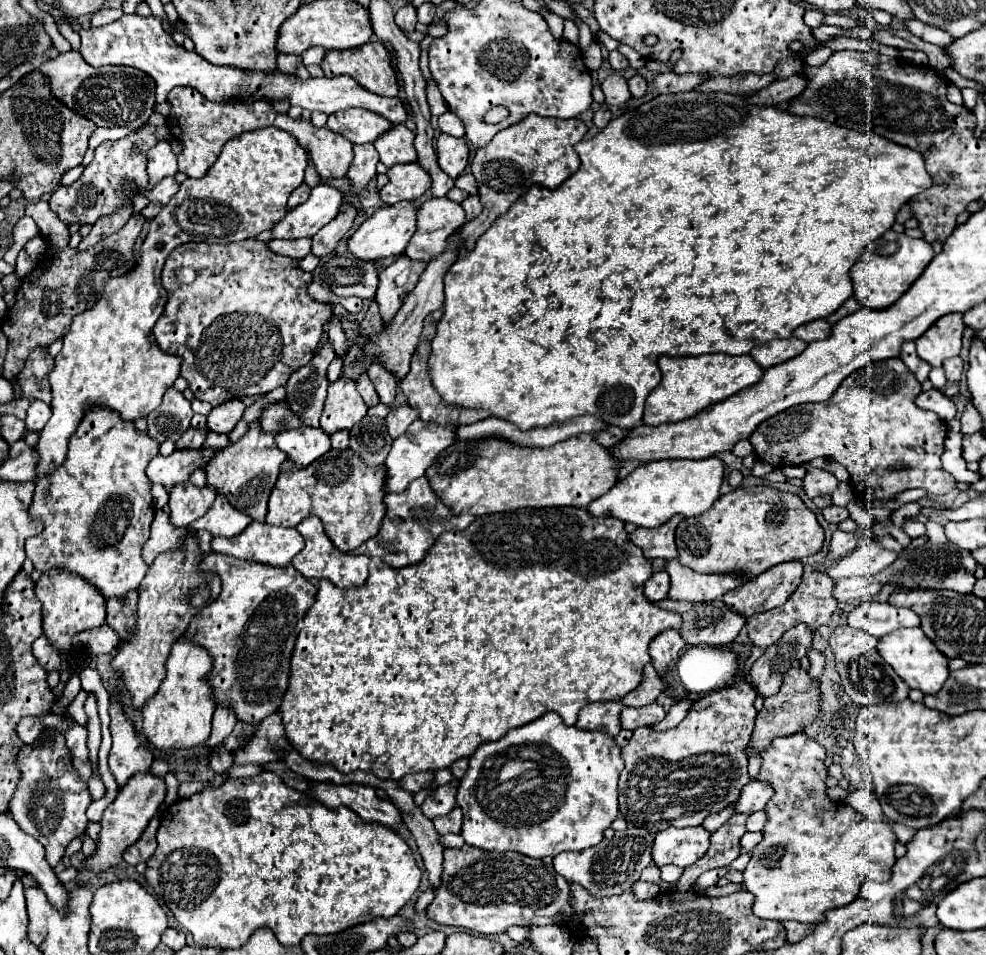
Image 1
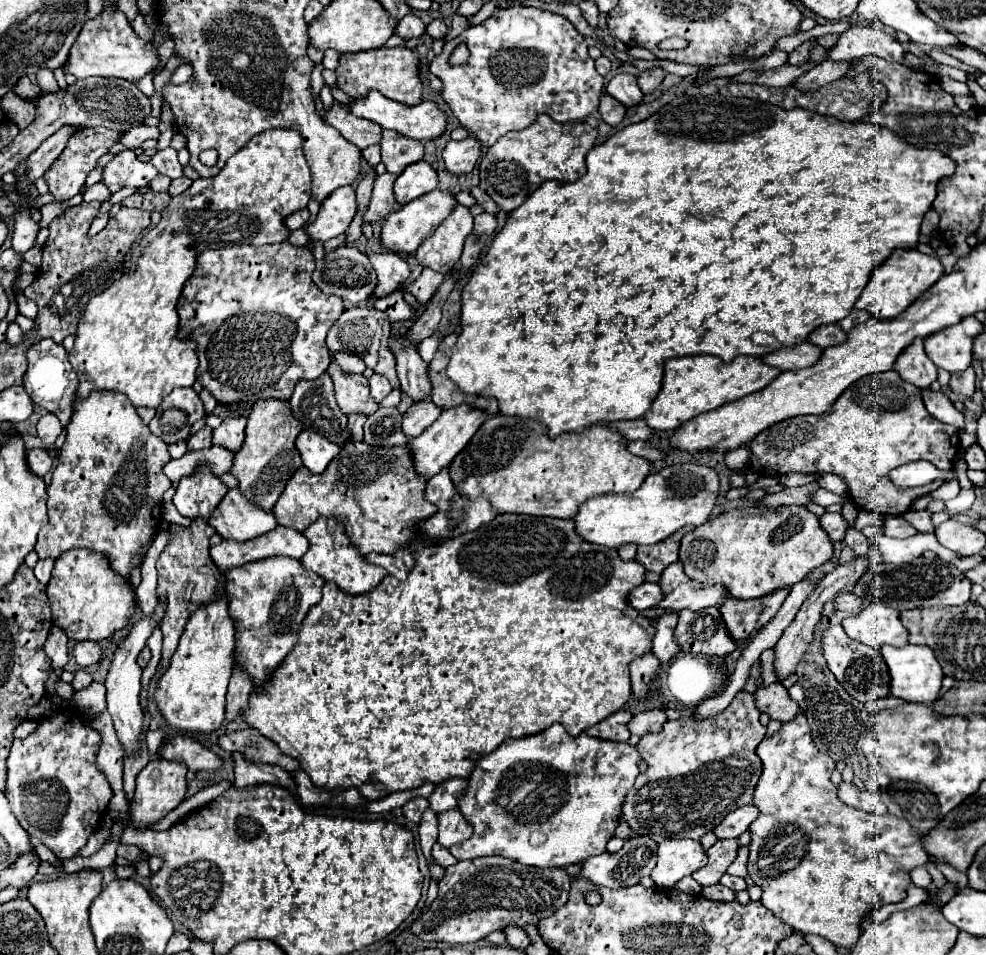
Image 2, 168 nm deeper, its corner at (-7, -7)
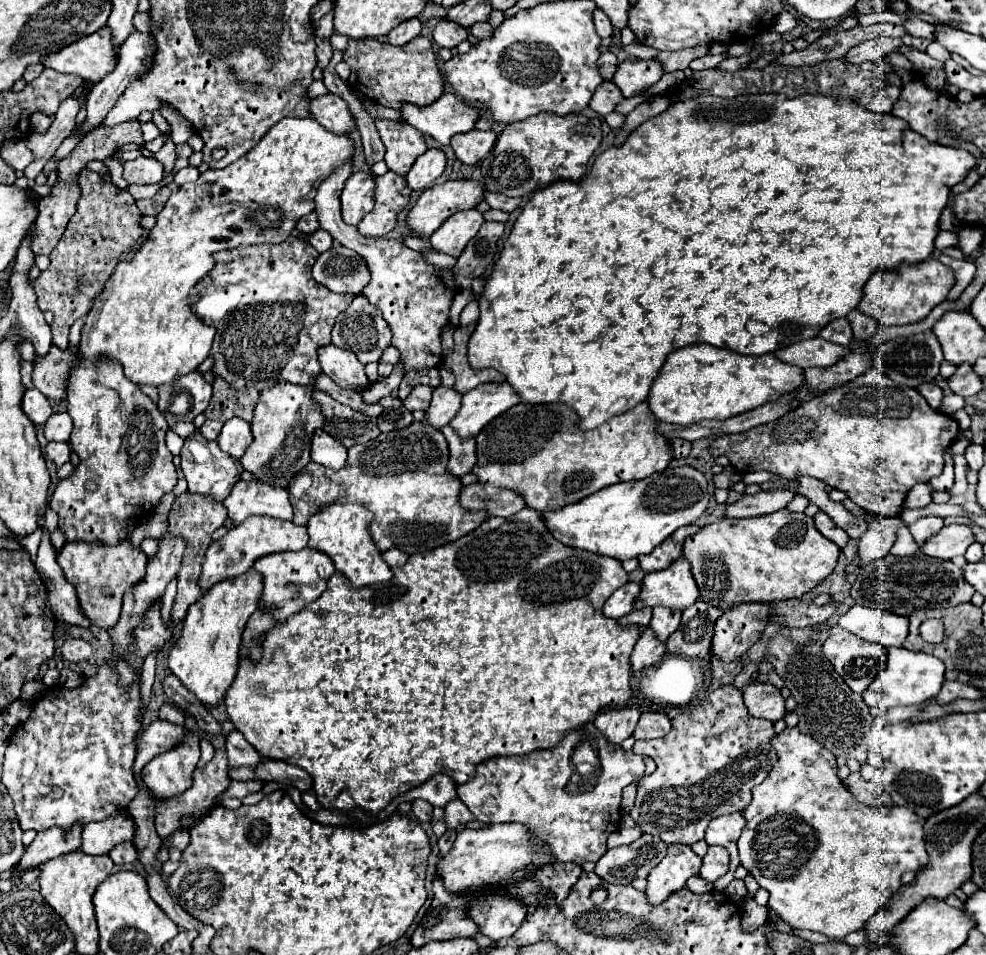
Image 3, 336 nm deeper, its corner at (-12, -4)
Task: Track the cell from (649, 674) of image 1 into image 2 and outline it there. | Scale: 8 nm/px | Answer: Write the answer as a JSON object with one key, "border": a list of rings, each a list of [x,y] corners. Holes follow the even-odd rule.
{"border":[[[644,654],[640,658],[636,658],[630,664],[630,674],[632,674],[632,692],[636,700],[644,700],[650,692],[650,682],[656,676],[660,662],[658,658],[654,658],[654,654]]]}

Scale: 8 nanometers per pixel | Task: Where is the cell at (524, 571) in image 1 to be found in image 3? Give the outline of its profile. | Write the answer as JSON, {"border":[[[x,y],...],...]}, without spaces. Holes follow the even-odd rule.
{"border":[[[521,509],[517,515],[509,517],[509,519],[501,519],[501,517],[489,517],[485,523],[481,523],[475,531],[471,531],[469,535],[449,543],[449,545],[443,545],[443,547],[437,547],[437,549],[431,549],[431,551],[425,551],[425,553],[415,553],[409,557],[409,561],[403,565],[403,567],[395,567],[393,569],[393,579],[387,581],[387,583],[377,583],[377,585],[367,585],[367,587],[353,587],[349,583],[349,579],[345,579],[345,575],[337,573],[327,581],[327,589],[321,593],[321,597],[313,603],[309,603],[305,609],[301,609],[297,615],[291,615],[285,623],[277,623],[273,629],[269,629],[269,635],[265,635],[265,639],[261,639],[261,659],[257,663],[253,663],[249,659],[249,655],[241,653],[239,655],[239,671],[229,687],[229,691],[225,693],[225,709],[227,709],[227,715],[231,719],[231,723],[235,725],[235,729],[239,733],[243,733],[243,737],[257,749],[257,753],[261,753],[261,757],[265,759],[277,759],[277,761],[285,761],[289,765],[295,765],[295,767],[301,767],[303,771],[307,771],[311,775],[311,781],[313,781],[313,791],[317,795],[317,803],[323,807],[323,809],[337,809],[337,811],[353,811],[353,809],[361,809],[365,811],[367,815],[377,815],[383,807],[389,805],[391,799],[403,795],[405,791],[409,791],[409,787],[417,787],[421,783],[425,783],[431,775],[437,775],[437,773],[445,773],[449,775],[457,785],[469,781],[475,773],[475,765],[485,761],[485,759],[491,759],[491,757],[501,757],[501,755],[525,755],[525,753],[531,753],[531,751],[537,751],[537,749],[547,749],[547,747],[555,747],[555,743],[559,743],[563,739],[565,733],[569,731],[575,731],[579,729],[581,725],[585,725],[591,717],[595,717],[601,709],[605,707],[623,707],[631,695],[631,663],[629,663],[629,655],[633,651],[633,645],[635,641],[639,639],[641,631],[637,627],[619,627],[615,619],[607,619],[603,613],[601,613],[601,605],[607,601],[607,597],[619,589],[621,585],[627,583],[627,573],[625,569],[621,567],[621,563],[617,559],[611,559],[611,557],[599,557],[595,553],[589,553],[589,551],[581,551],[581,549],[573,549],[573,547],[567,547],[563,543],[559,543],[557,539],[553,539],[539,515],[539,511],[535,509]]]}

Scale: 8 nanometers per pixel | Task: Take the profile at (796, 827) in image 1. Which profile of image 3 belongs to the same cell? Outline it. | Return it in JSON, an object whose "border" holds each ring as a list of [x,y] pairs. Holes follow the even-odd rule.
{"border":[[[797,727],[793,729],[785,729],[781,735],[777,735],[773,739],[773,747],[777,749],[777,763],[775,767],[769,771],[769,775],[765,777],[765,781],[757,787],[753,787],[751,795],[751,803],[749,807],[745,807],[745,811],[741,811],[743,819],[747,819],[747,825],[743,827],[743,833],[737,841],[737,849],[739,849],[739,859],[741,859],[741,865],[749,871],[749,875],[755,877],[755,881],[759,883],[759,887],[767,889],[769,891],[769,907],[785,921],[789,923],[791,927],[795,929],[809,929],[809,931],[817,931],[817,933],[823,933],[825,937],[829,939],[843,939],[845,935],[853,933],[853,931],[859,931],[861,927],[865,927],[865,923],[875,915],[875,911],[879,907],[883,907],[891,895],[901,887],[901,873],[903,871],[919,871],[921,867],[925,867],[925,861],[927,861],[927,851],[925,851],[925,843],[923,843],[923,819],[919,819],[915,815],[913,809],[909,807],[881,807],[881,805],[861,805],[857,803],[857,799],[843,787],[843,783],[839,781],[837,777],[837,763],[835,763],[835,755],[831,751],[827,751],[825,747],[821,747],[815,739],[803,735]],[[785,847],[793,849],[797,855],[803,851],[803,857],[793,857],[791,851],[789,853],[781,853]]]}

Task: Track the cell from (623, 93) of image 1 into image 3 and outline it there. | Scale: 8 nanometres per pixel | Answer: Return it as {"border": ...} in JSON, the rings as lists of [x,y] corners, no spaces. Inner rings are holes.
{"border":[[[633,59],[623,61],[613,77],[613,83],[625,97],[635,97],[653,87],[663,77],[663,67],[655,59]]]}

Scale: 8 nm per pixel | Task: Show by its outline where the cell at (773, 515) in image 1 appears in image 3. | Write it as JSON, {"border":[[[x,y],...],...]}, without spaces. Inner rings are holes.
{"border":[[[781,509],[765,517],[723,517],[685,539],[683,557],[691,563],[699,599],[729,611],[739,603],[773,603],[809,593],[835,569],[839,547],[815,529],[813,517]]]}

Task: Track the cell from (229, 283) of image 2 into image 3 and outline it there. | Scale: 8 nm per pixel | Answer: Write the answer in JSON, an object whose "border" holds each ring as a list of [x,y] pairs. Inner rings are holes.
{"border":[[[289,237],[285,243],[281,245],[241,245],[237,249],[227,249],[227,251],[219,251],[213,255],[217,265],[215,269],[205,277],[201,279],[201,283],[197,283],[191,291],[191,297],[189,297],[189,303],[191,303],[191,309],[209,325],[215,325],[217,327],[217,333],[215,333],[215,341],[213,341],[213,349],[211,349],[211,355],[215,357],[215,367],[213,367],[213,375],[219,375],[223,377],[233,389],[247,389],[247,387],[255,387],[255,389],[265,389],[265,387],[273,387],[277,385],[279,381],[289,381],[289,383],[297,383],[297,385],[313,385],[315,383],[315,377],[319,375],[321,367],[317,363],[317,347],[323,347],[323,345],[329,345],[331,343],[331,329],[333,329],[333,323],[335,323],[335,317],[345,311],[349,307],[349,303],[353,301],[353,295],[337,295],[333,291],[329,291],[327,287],[321,287],[321,283],[317,283],[313,277],[311,277],[311,267],[315,263],[315,259],[319,257],[319,253],[307,243],[307,241],[301,241],[297,237]]]}

